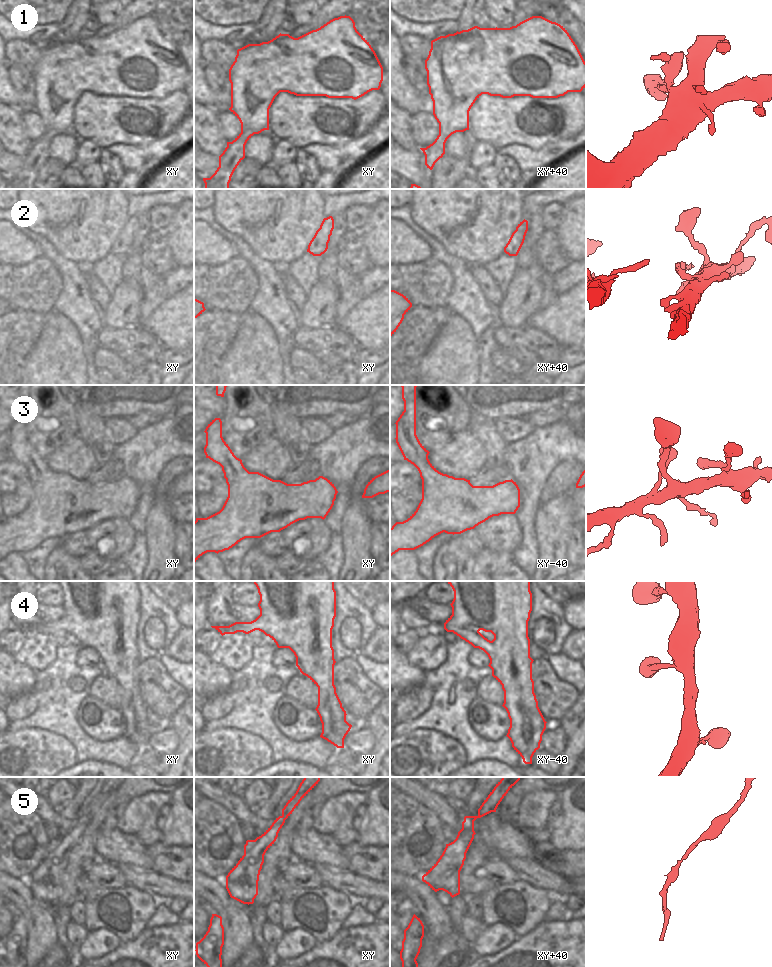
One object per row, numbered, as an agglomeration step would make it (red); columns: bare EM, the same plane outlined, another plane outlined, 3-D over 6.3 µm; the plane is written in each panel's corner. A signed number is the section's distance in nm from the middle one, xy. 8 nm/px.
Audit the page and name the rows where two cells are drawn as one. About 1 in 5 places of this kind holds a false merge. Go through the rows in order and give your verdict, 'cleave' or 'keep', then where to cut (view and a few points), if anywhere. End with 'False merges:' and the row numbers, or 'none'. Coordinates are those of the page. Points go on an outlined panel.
1: keep | no cut
2: cleave | xy (319, 228), (323, 237), (329, 236)
3: keep | no cut
4: keep | no cut
5: keep | no cut
False merges: 2

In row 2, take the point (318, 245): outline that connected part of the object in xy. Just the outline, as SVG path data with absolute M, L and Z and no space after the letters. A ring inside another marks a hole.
M319 228L316 231L312 240L310 241L307 252L312 254L313 256L321 256L327 251L329 241L330 241L330 236L323 238L322 231Z

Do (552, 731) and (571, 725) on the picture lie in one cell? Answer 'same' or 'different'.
different

